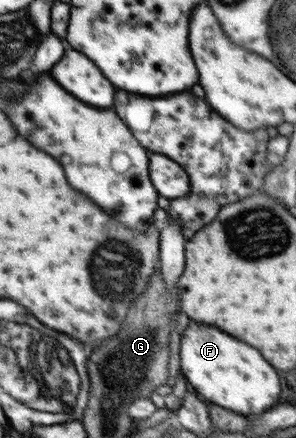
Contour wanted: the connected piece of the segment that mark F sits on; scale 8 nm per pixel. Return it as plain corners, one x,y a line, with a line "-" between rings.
190,321
190,325
184,331
180,347
182,357
181,373
188,379
188,387
209,402
231,409
243,416
258,415
266,409
274,407
280,397
280,379
274,367
256,351
254,347
248,347
246,343
230,337
228,333

